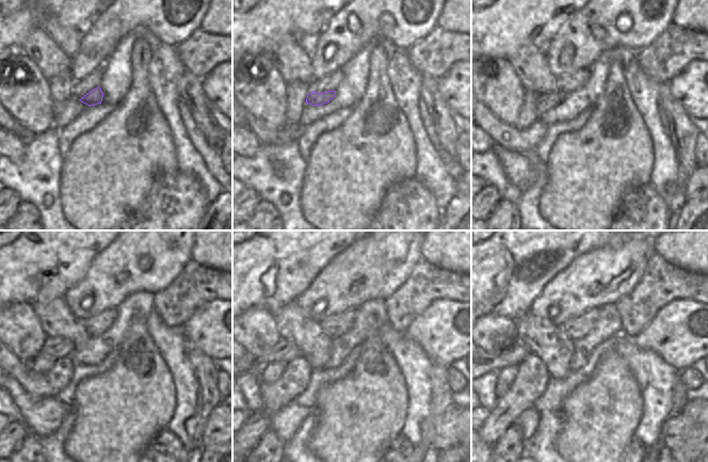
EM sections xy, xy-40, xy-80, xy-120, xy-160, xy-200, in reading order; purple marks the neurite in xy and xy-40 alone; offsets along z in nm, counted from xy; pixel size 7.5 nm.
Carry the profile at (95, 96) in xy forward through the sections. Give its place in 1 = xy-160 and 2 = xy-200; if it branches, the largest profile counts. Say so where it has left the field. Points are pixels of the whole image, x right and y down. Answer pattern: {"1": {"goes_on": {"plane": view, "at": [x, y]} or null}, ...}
{"1": {"goes_on": {"plane": "xy-160", "at": [283, 351]}}, "2": {"goes_on": {"plane": "xy-200", "at": [516, 351]}}}

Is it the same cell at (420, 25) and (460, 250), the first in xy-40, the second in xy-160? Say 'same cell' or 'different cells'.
different cells

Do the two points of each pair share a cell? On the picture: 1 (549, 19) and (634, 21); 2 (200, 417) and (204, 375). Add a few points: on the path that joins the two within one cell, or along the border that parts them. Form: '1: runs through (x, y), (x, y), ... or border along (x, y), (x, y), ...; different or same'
1: border along (578, 11), (552, 38); different
2: runs through (204, 407), (204, 385); same

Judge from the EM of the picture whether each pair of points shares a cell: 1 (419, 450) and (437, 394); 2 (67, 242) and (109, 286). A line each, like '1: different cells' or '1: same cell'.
1: same cell
2: different cells

